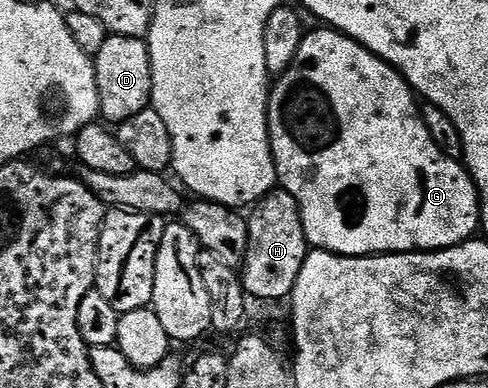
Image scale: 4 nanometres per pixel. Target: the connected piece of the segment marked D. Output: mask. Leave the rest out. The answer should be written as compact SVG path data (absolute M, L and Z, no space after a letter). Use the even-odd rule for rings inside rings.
M108 35L94 57L94 66L101 98L101 114L106 123L122 122L135 116L136 112L148 109L152 101L153 85L149 48L144 39Z

